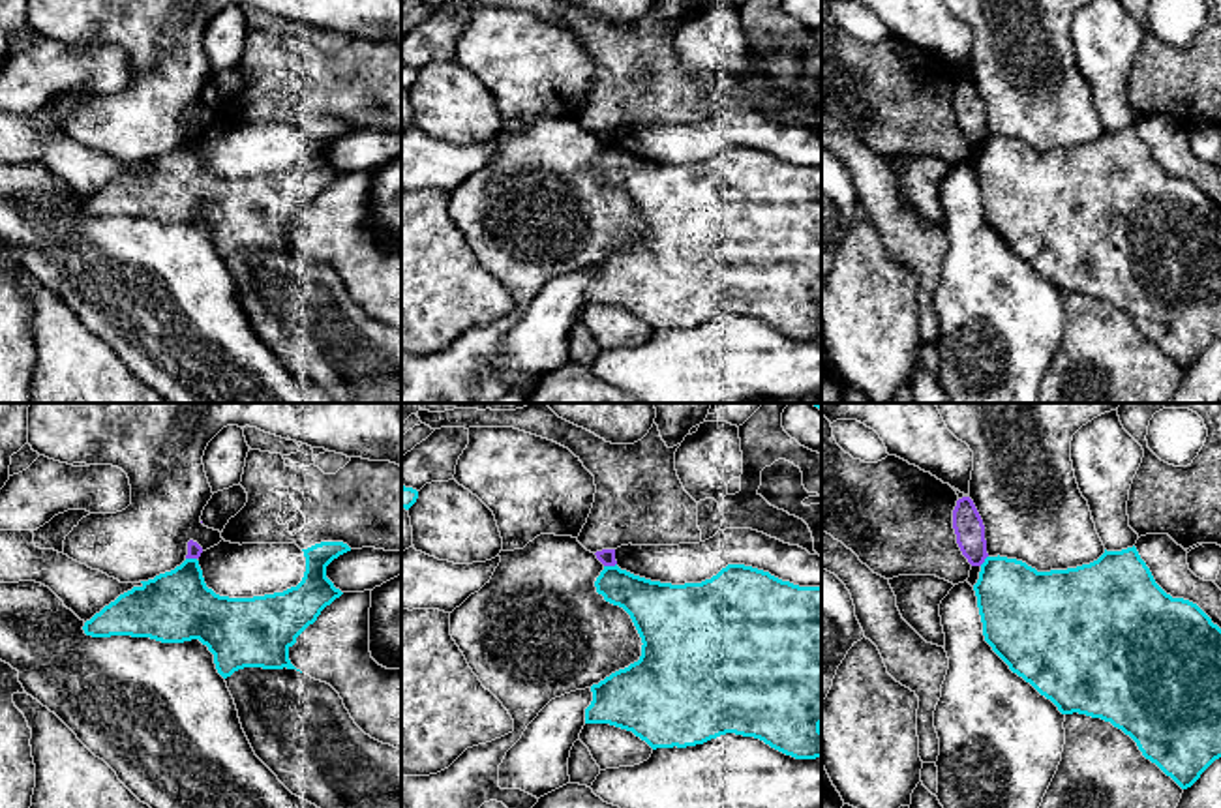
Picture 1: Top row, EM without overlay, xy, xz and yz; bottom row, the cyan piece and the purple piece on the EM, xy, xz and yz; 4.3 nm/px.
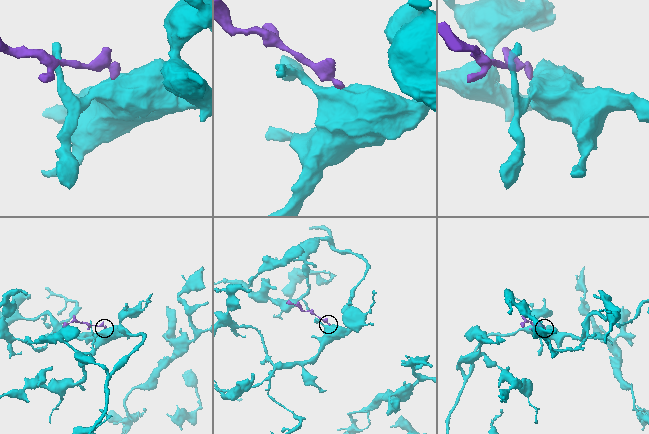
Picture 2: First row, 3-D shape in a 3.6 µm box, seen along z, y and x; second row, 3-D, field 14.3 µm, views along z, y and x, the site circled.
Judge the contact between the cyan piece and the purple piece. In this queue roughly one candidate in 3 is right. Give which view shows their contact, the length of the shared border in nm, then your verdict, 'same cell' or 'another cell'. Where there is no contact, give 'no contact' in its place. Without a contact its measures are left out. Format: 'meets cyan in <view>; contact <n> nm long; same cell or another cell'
meets cyan in xz; contact 60 nm long; another cell

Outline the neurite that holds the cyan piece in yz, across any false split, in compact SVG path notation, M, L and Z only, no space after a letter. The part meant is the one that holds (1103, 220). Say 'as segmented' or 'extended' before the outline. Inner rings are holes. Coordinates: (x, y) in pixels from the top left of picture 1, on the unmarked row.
as segmented | M1135 126L1105 129L1090 144L1050 152L1037 152L1017 139L987 137L973 171L985 221L1062 294L1110 302L1182 369L1221 337L1221 208L1197 184L1167 174Z

